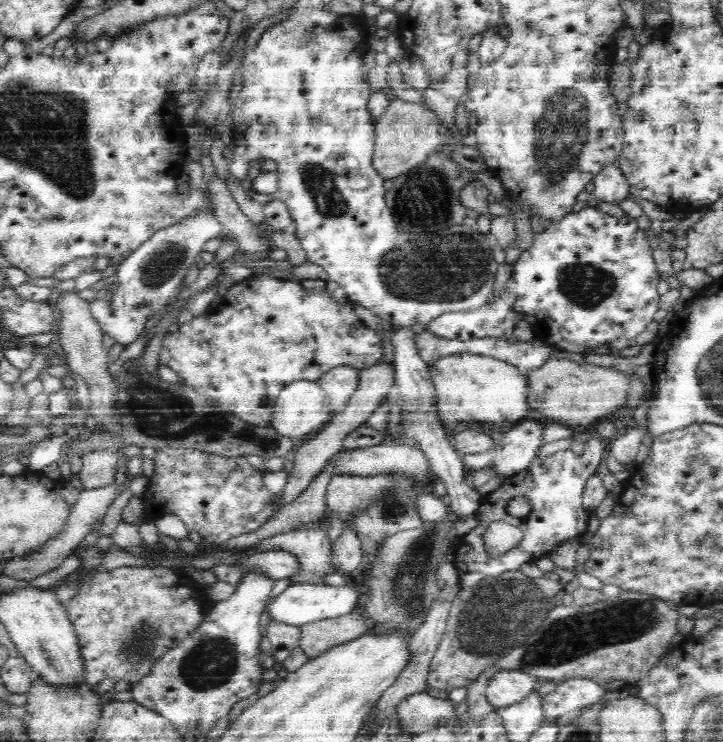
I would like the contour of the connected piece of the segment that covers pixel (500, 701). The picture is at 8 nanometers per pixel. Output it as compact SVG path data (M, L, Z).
M502 670L487 684L487 701L496 709L504 709L526 699L533 691L537 677L521 670Z

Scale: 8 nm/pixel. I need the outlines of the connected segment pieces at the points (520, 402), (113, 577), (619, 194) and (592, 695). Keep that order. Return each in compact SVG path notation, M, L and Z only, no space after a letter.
M456 354L443 357L428 366L428 374L436 389L436 404L447 436L462 422L488 423L492 428L516 427L528 419L527 374L506 361L480 354Z
M122 566L112 570L96 572L72 600L63 605L66 614L77 634L80 657L83 658L83 678L86 678L92 690L98 694L98 684L105 678L126 680L132 688L159 662L168 650L176 648L184 638L188 637L204 622L206 608L212 605L206 600L208 594L202 594L202 586L198 586L192 578L174 572L174 568L138 568L138 566Z
M616 163L600 169L593 181L595 189L592 192L592 198L616 205L628 198L628 181L620 171L620 165Z
M569 678L557 683L557 688L542 698L544 717L550 722L561 722L584 706L602 699L607 690L589 678Z

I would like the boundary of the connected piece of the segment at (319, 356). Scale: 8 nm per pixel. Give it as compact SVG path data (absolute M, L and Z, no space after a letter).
M251 274L247 279L241 281L233 281L232 286L228 286L228 290L224 290L224 294L218 295L213 302L213 308L206 318L194 318L188 324L183 324L180 328L175 327L168 332L162 340L161 350L159 353L159 364L170 367L177 376L183 381L184 385L195 388L198 393L214 398L213 402L218 402L222 406L221 410L234 412L236 416L240 416L241 420L267 429L271 425L274 415L275 402L279 396L279 392L291 382L297 380L317 381L330 368L336 365L352 365L356 367L374 366L382 358L382 336L374 330L366 327L362 321L354 313L354 304L346 296L344 288L336 282L330 280L322 280L317 278L305 279L284 279L270 277L270 275L254 275Z

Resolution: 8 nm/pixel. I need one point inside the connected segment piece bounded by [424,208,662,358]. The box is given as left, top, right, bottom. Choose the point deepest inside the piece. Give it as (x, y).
(587, 284)

